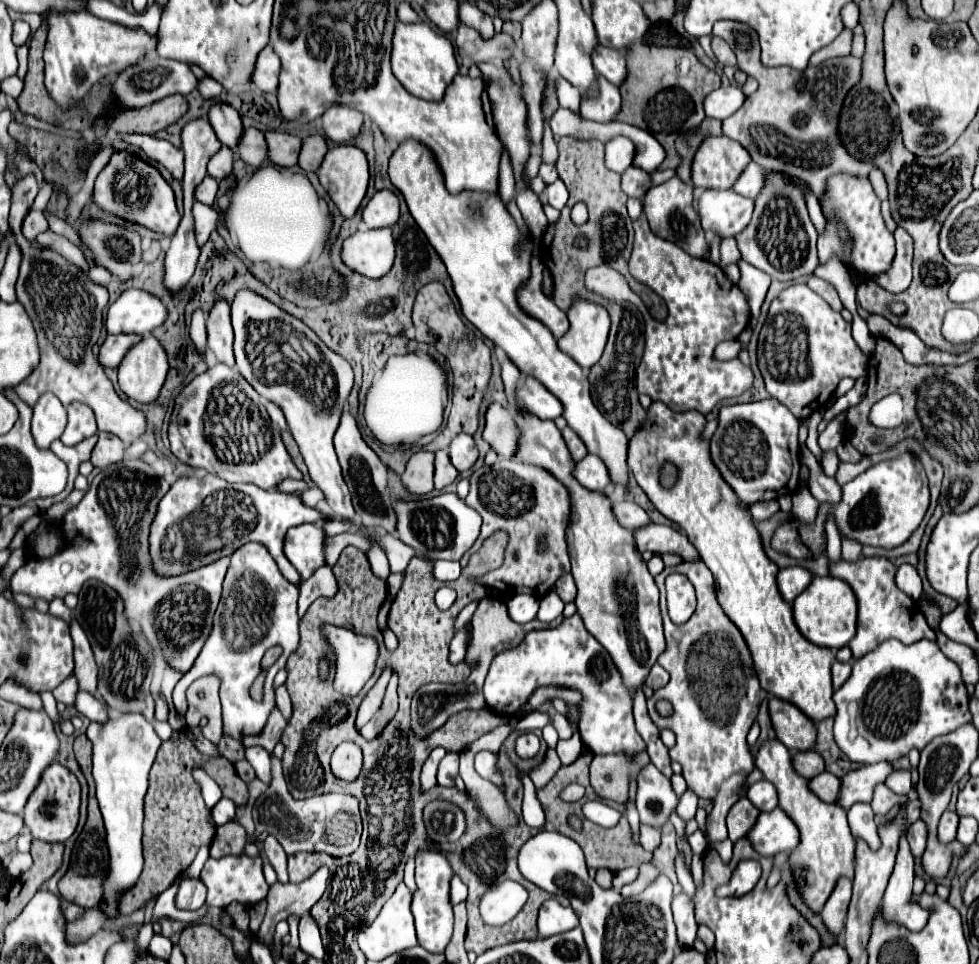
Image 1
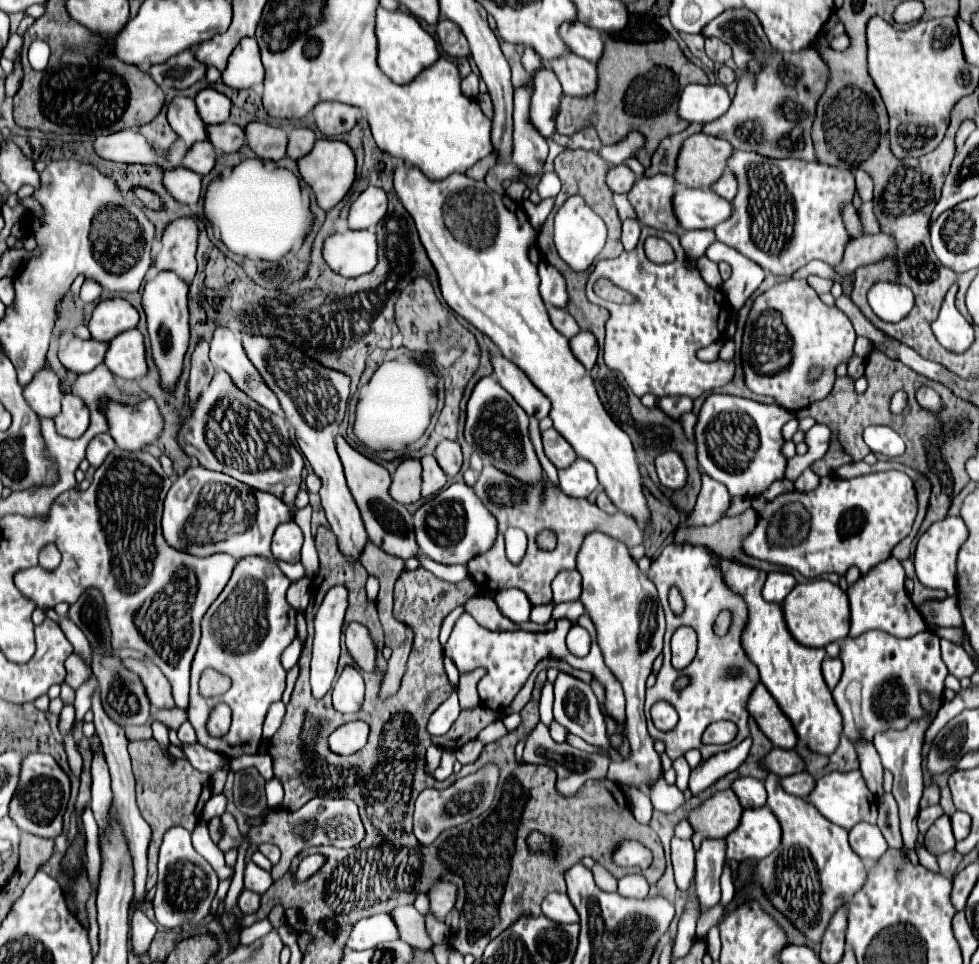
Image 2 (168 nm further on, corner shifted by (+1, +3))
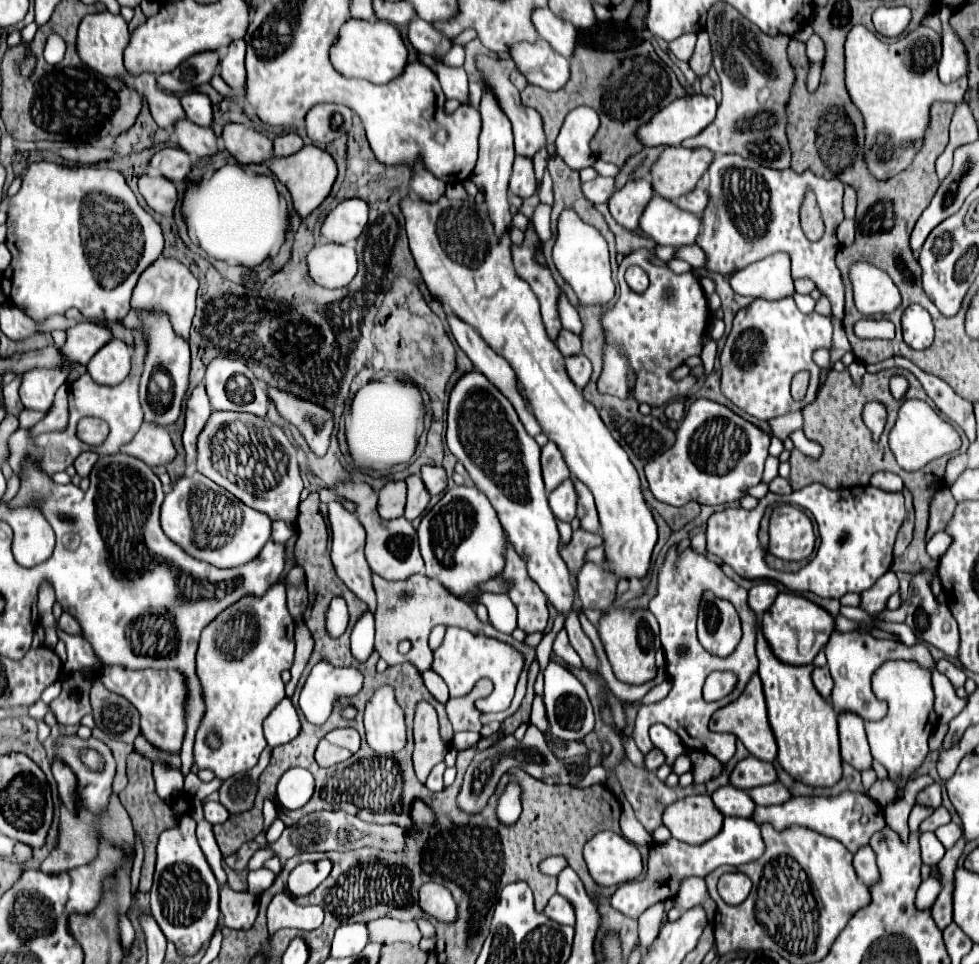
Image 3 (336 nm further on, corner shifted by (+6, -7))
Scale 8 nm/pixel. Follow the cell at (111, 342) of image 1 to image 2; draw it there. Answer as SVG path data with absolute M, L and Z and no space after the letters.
M73 338L61 352L59 360L65 368L85 374L103 364L105 354L109 350L109 342L99 342L99 340L79 340Z

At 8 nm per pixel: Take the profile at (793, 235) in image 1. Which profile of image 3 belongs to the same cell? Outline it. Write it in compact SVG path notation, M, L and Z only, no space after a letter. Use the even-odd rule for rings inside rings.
M726 154L726 156L718 156L714 158L714 162L708 168L710 174L710 186L708 186L708 204L702 212L702 228L700 234L696 238L696 244L704 250L706 254L706 270L712 274L722 274L722 276L730 276L734 270L740 270L742 266L748 266L756 260L762 260L774 252L788 252L792 258L792 278L810 278L814 280L816 288L822 290L830 302L832 302L832 316L842 320L844 316L844 286L842 286L842 278L840 278L840 270L836 268L834 262L834 252L838 250L840 242L836 238L836 226L844 220L842 216L842 194L844 194L844 184L838 180L826 180L826 178L818 178L816 174L812 174L812 170L806 170L804 174L796 174L794 170L770 170L764 166L758 166L758 162L750 162L744 160L742 156L734 156L734 154ZM812 188L816 198L818 198L818 208L822 214L822 222L824 222L824 236L818 242L810 242L802 228L800 228L800 218L798 218L798 210L804 198L804 192Z

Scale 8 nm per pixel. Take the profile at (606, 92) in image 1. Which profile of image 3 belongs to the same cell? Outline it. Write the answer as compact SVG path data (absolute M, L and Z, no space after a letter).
M542 38L536 42L516 42L510 48L510 58L528 84L544 90L560 90L570 76L568 58L552 50L552 46Z

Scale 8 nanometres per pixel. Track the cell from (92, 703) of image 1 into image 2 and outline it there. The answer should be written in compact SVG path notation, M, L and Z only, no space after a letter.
M65 704L65 708L61 710L61 722L59 722L61 734L67 734L69 732L73 720L75 720L75 706L73 704Z

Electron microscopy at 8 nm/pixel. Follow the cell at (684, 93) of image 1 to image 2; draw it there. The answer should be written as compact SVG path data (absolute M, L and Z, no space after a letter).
M605 38L605 54L597 64L599 68L599 92L583 100L571 96L561 98L561 108L557 116L557 132L571 136L579 130L593 126L605 144L619 142L627 132L637 130L647 138L643 152L637 160L649 168L651 156L663 138L683 132L689 122L677 114L679 96L683 88L691 82L709 84L707 74L685 58L679 44L671 38L659 42L627 42L619 38Z

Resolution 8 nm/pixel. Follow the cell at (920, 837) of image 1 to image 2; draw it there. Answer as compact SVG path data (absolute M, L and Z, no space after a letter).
M929 806L929 808L925 808L925 810L921 810L919 812L919 834L925 834L927 830L929 830L929 826L939 818L943 814L943 810L941 810L941 806Z

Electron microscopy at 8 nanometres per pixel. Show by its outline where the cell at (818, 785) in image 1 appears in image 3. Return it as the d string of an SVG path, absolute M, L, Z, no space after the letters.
M780 782L766 784L766 786L756 786L756 788L748 790L748 794L754 800L754 804L760 804L760 806L782 804L782 802L786 802L790 798L790 792Z

